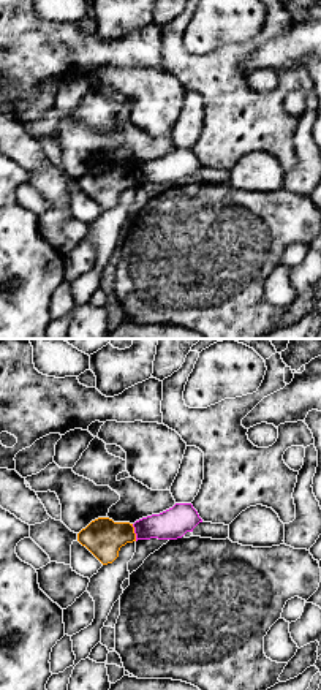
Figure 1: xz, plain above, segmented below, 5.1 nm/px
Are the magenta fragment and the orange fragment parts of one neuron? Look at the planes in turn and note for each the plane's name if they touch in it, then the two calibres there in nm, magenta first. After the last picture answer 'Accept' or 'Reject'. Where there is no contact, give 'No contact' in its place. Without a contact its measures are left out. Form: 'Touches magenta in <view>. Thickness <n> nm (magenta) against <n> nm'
Touches magenta in xz. Thickness 160 nm (magenta) against 200 nm

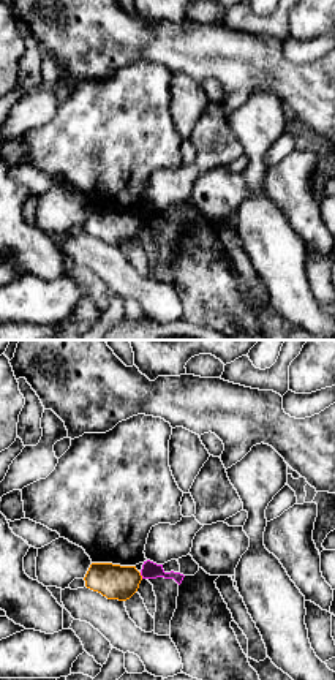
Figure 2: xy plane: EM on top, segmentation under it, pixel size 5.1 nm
Touches magenta in xy. Thickness 90 nm (magenta) against 180 nm

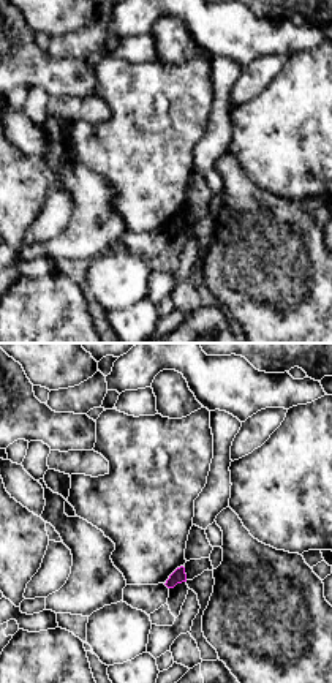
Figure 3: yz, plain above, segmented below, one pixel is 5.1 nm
No contact

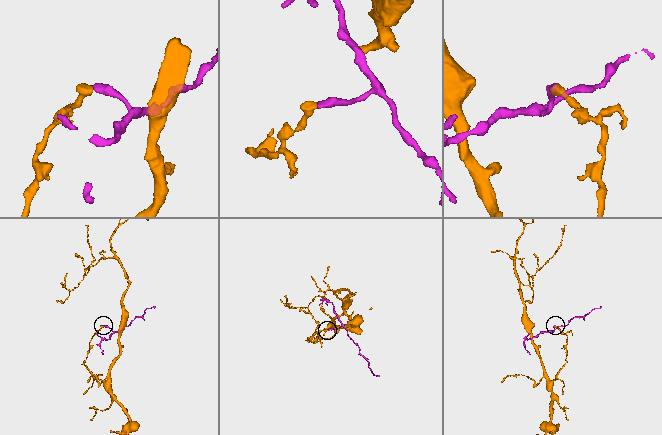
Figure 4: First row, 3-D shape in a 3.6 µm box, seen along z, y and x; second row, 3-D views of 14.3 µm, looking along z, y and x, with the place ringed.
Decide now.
Reject

